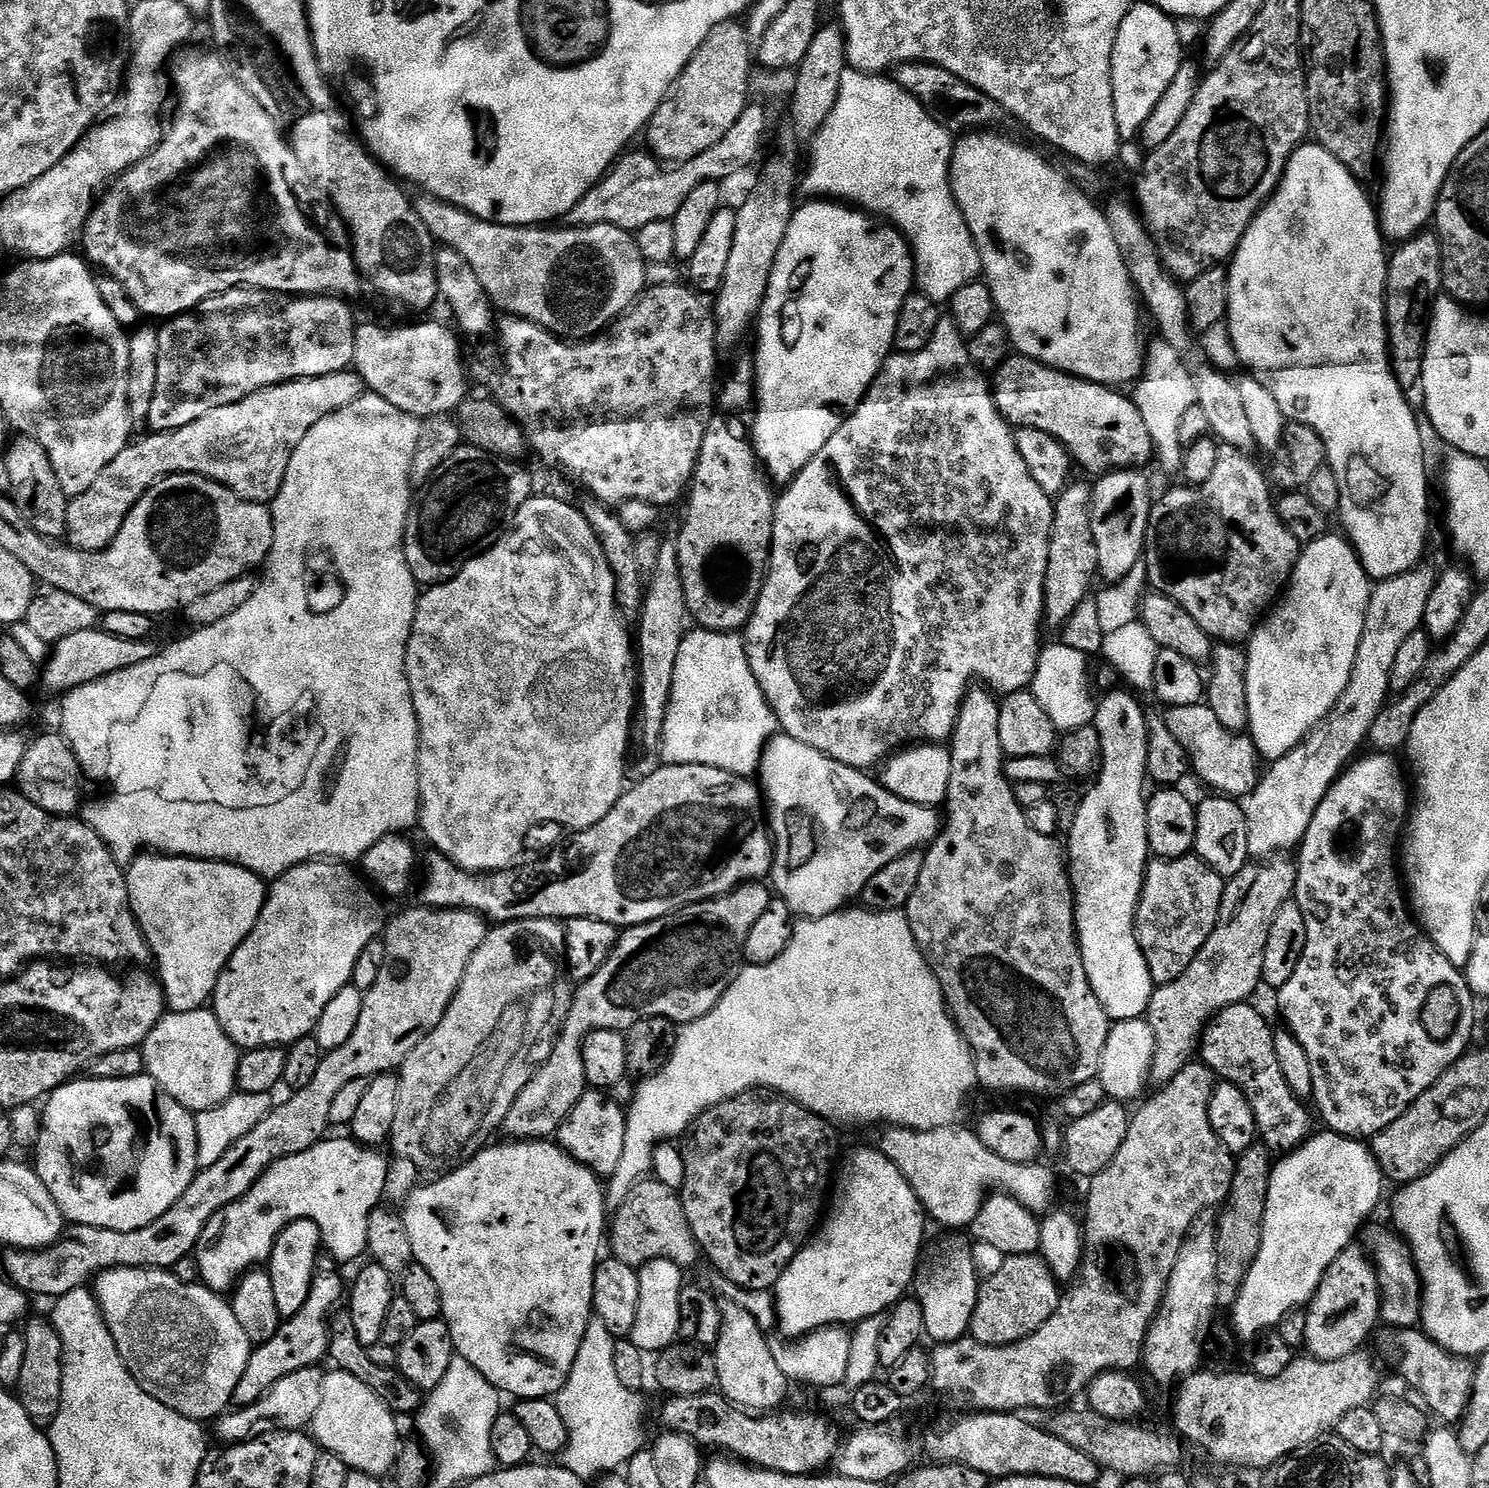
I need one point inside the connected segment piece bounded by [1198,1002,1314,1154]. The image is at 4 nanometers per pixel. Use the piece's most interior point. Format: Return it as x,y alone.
1238,1044

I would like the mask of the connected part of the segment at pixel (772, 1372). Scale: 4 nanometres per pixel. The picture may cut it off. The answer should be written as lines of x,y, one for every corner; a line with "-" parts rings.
724,1300
720,1305
720,1329
714,1345
714,1355
718,1366
718,1388
731,1404
749,1409
757,1414
768,1414
788,1396
789,1378
782,1374
781,1367
774,1362
768,1341
769,1333
764,1333
762,1325
748,1308

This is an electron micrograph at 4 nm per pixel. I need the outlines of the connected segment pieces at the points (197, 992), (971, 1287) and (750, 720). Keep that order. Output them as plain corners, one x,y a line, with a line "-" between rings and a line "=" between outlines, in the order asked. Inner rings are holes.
141,854
137,856
131,864
127,865
124,877
126,878
128,897
130,898
130,910
146,938
151,959
154,964
156,960
157,966
160,967
158,979
160,985
164,988
164,999
167,1007
174,1012
193,1012
205,1007
211,1001
212,992
216,988
218,978
230,962
234,950
238,950
238,946
242,946
242,942
250,934
250,930
254,930
254,922
258,922
258,914
262,914
262,906
266,895
265,881
237,864
223,864
221,860
196,860
192,856
170,856
167,854
=
944,1234
937,1244
927,1245
916,1269
914,1299
922,1306
924,1330
929,1341
949,1344
969,1335
981,1283
982,1277
974,1270
972,1244
967,1235
=
699,626
689,629
687,635
682,640
681,649
678,650
677,665
674,668
674,681
671,687
670,706
667,707
666,723
663,726
663,738
658,749
658,754
662,756
661,761
670,765
708,765
715,769
726,770
736,776
751,777
760,765
764,747
767,741
775,736
779,724
776,715
773,714
772,707
768,704
765,695
762,694
761,687
758,686
757,679
754,678
753,671
750,670
748,651
745,639
737,633
714,632

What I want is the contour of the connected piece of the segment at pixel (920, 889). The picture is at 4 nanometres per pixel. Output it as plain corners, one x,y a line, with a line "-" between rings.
969,687
950,741
952,773
946,801
948,816
946,812
939,836
927,845
924,852
922,875
918,878
918,886
914,886
914,894
910,894
906,915
921,954
938,978
945,1005
968,1043
968,1049
972,1052
979,1087
989,1088
992,1092
1025,1092
1028,1096
1059,1098
1064,1093
1072,1092
1078,1086
1082,1086
1082,1082
1090,1082
1099,1077
1102,1050
1106,1050
1110,1021
1106,1010
1102,1010
1102,1002
1098,1002
1090,986
1090,978
1086,978
1080,941
1076,939
1076,901
1072,895
1070,864
1066,859
1065,849
1061,841
1059,844
1056,836
1038,834
1038,830
1030,826
1027,811
1018,802
1012,781
1004,774
1006,757
1002,750
1002,742
998,738
999,717
1000,700
987,687

